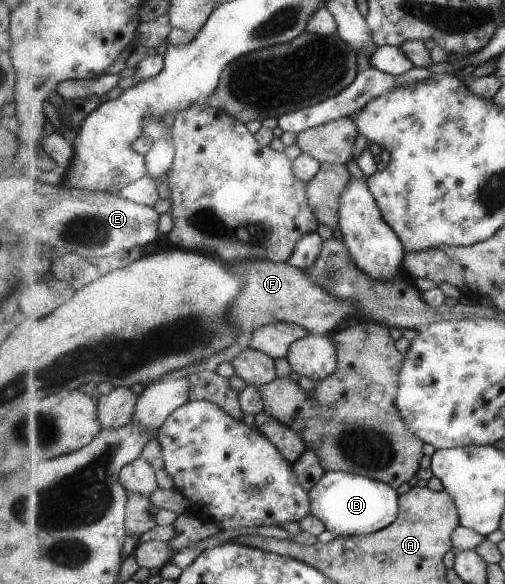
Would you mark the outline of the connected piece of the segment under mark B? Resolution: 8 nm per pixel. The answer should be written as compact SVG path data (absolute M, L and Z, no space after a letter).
M326 471L309 490L311 514L337 536L368 535L394 523L399 516L399 492L394 486L355 473Z

